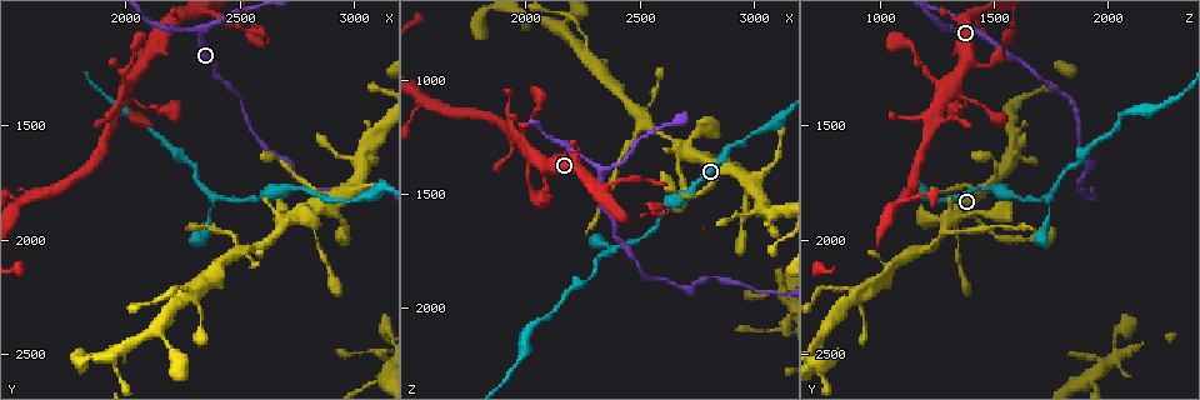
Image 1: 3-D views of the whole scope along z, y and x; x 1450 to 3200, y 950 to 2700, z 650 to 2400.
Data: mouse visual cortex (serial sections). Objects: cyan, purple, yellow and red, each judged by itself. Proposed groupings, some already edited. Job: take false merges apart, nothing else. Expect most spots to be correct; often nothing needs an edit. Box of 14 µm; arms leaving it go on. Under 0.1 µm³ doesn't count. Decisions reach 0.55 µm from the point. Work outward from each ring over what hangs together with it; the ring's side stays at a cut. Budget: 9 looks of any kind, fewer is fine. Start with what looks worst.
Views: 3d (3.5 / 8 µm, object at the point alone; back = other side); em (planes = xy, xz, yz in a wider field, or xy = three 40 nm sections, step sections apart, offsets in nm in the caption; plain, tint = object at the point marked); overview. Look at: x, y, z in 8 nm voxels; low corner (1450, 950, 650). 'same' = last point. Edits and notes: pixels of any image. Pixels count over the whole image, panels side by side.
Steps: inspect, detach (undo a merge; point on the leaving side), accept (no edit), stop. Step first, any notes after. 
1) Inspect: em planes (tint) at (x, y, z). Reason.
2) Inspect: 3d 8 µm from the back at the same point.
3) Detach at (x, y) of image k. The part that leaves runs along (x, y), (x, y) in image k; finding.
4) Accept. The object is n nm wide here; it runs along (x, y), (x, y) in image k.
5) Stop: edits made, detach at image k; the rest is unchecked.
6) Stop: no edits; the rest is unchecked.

Inspect: 3d 8 µm at (2370, 1820, 1750). Narrows sharply.

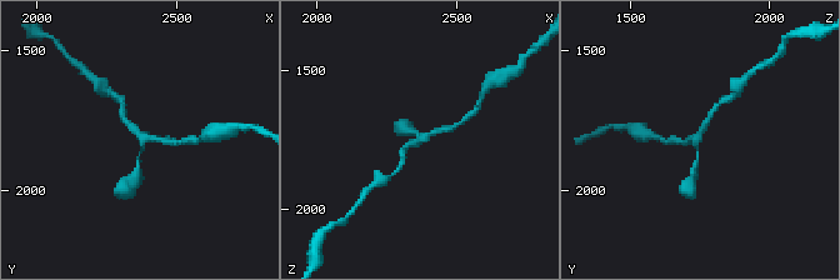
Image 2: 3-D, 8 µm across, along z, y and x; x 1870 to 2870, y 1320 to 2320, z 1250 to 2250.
Inspect: 3d 3.5 µm at (2380, 1820, 1740). Zoom in.

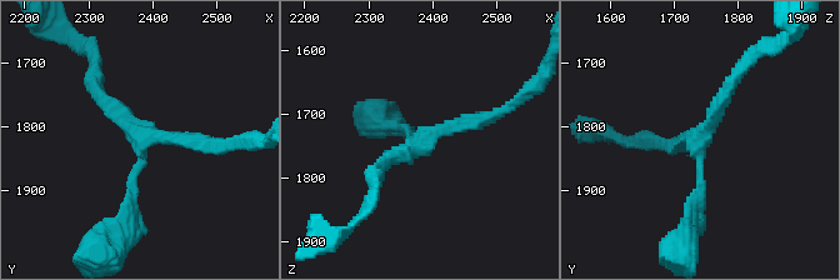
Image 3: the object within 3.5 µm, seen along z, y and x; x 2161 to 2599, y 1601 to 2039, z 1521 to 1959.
Inspect: em xy step 1 (tint) at (2380, 1815, 1745). 3 arms meet here; the arms are 150, 200, 200 nm wide.

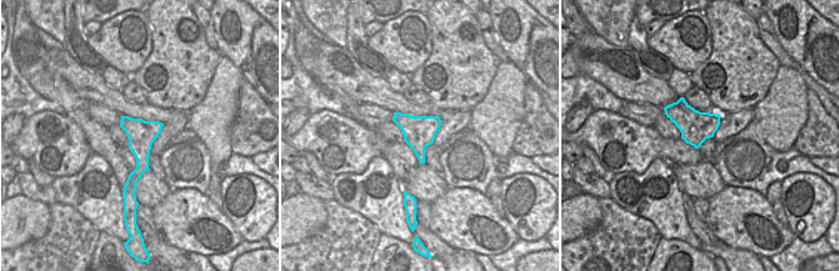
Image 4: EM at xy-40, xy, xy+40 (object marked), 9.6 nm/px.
Accept. It runs along (218, 141), (141, 134), (95, 76) in image 3; all the same cell.

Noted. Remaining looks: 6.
Inspect: 3d 8 µm at (2530, 2030, 1200). Three arms meet.

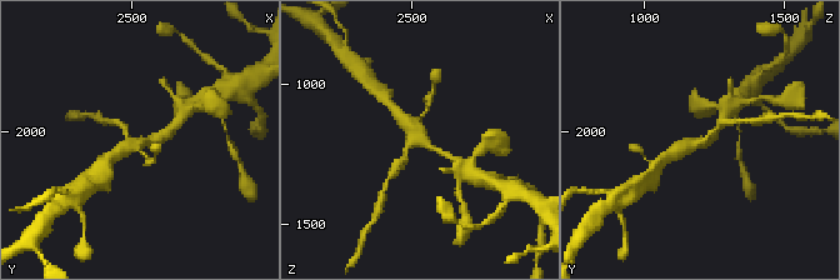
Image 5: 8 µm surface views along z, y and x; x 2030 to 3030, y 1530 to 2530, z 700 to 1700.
Inspect: em xy step 5 (tint) at (2530, 2030, 1200). Now the EM.

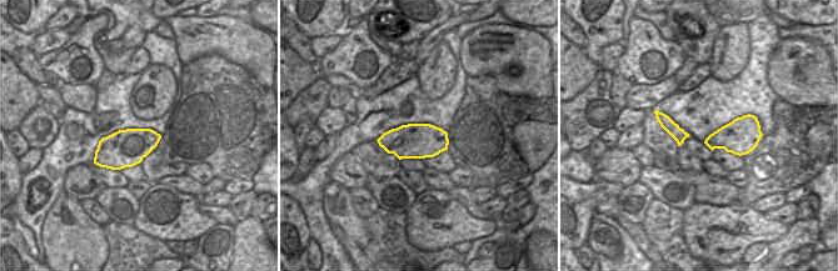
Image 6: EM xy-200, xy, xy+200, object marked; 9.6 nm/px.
Accept. Continuous, no second cell.

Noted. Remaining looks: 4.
Inspect: 3d 3.5 µm at (2330, 1090, 1430). Three arms meet.

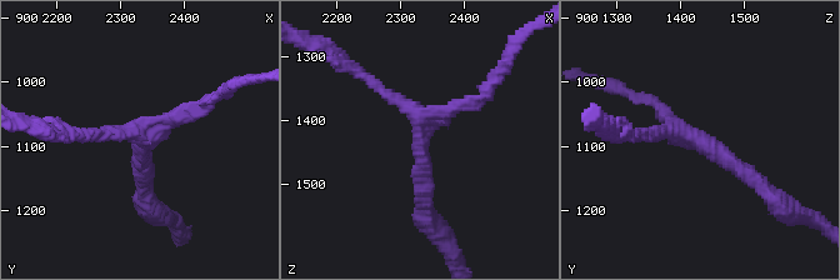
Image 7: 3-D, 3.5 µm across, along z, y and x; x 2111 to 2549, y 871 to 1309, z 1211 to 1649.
Accept. 3 arms meet here; it runs along (761, 186), (685, 140), (656, 105) in image 7; all the same cell.

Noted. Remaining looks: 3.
Inspect: 3d 3.5 µm at (2000, 1340, 1310). Four-way junction.

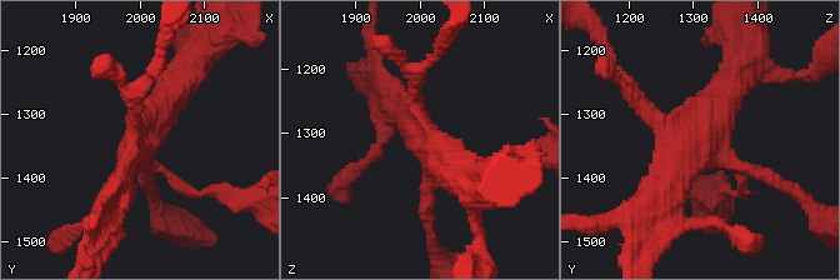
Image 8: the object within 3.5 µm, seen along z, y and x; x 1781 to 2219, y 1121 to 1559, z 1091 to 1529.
Inspect: em xy step 1 (tint) at (2010, 1325, 1315). 4 arms meet here; the arms are 150, 200, 300, 400 nm wide; need the tissue.

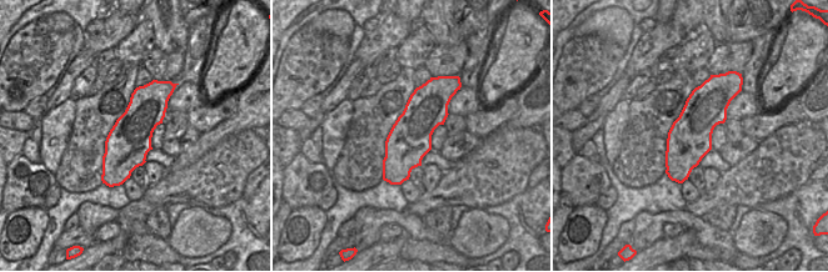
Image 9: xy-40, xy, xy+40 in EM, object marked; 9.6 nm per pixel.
Accept. It runs along (189, 65), (131, 153), (116, 199) in image 8; all the same cell.

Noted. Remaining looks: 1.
Stop: no edits; the rest is unchecked.

